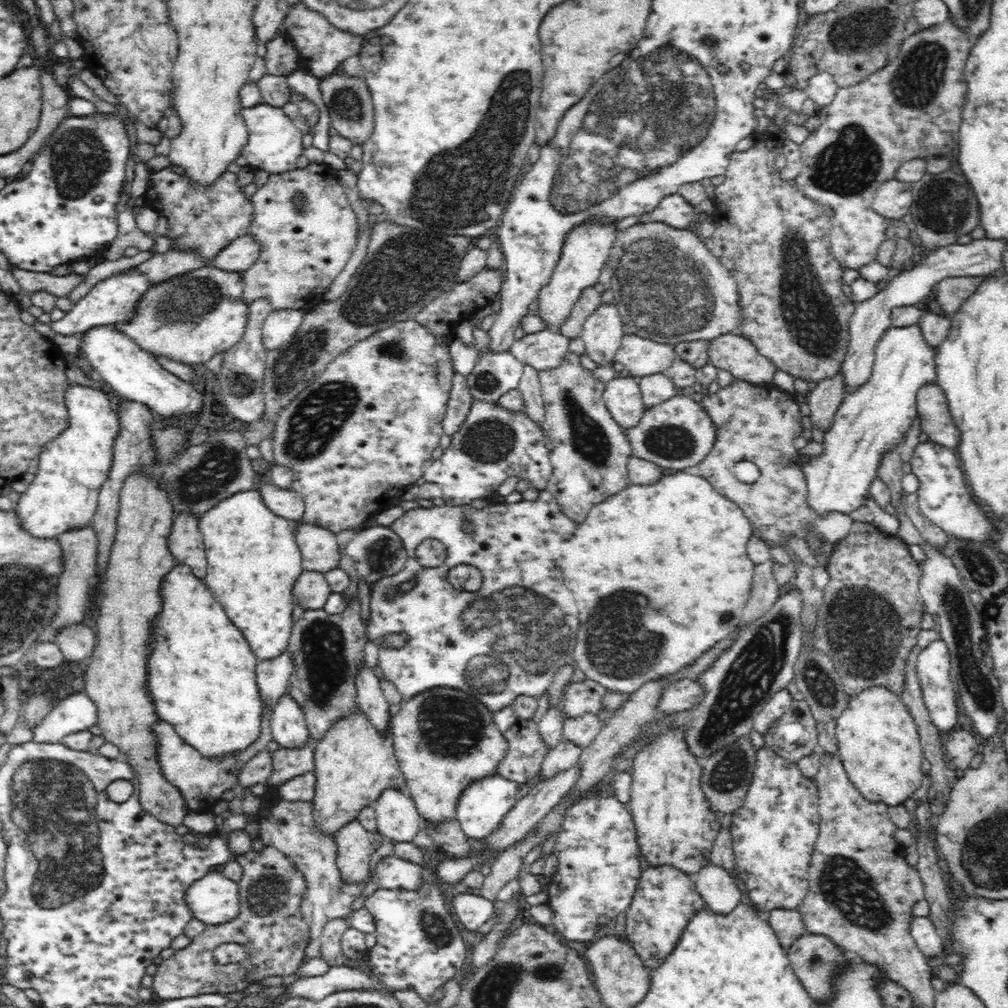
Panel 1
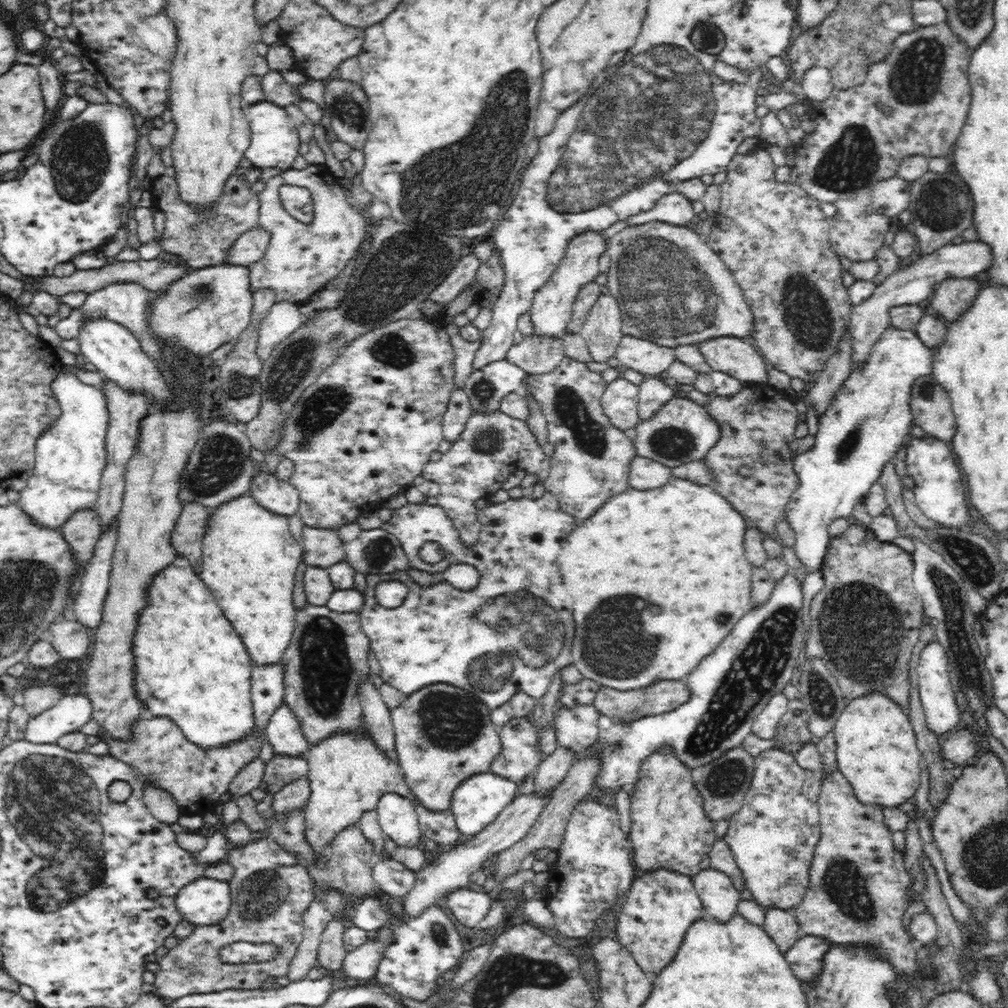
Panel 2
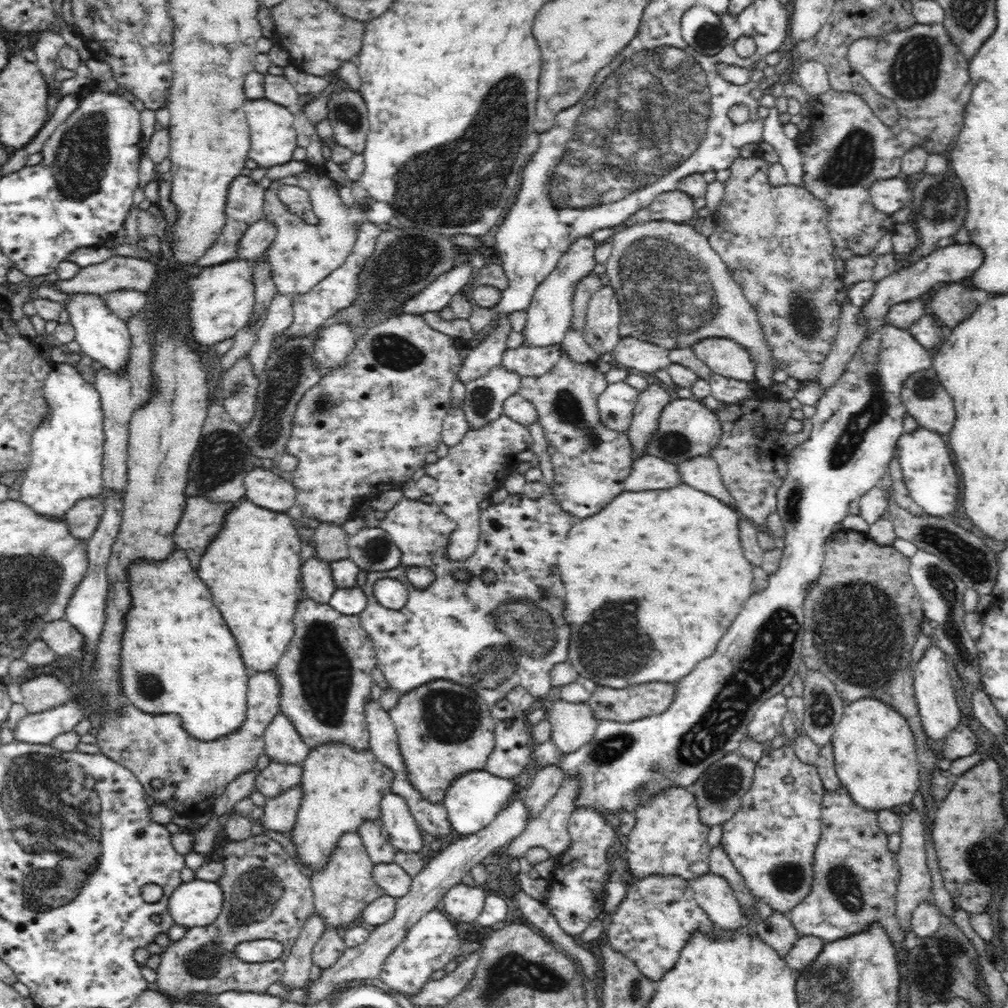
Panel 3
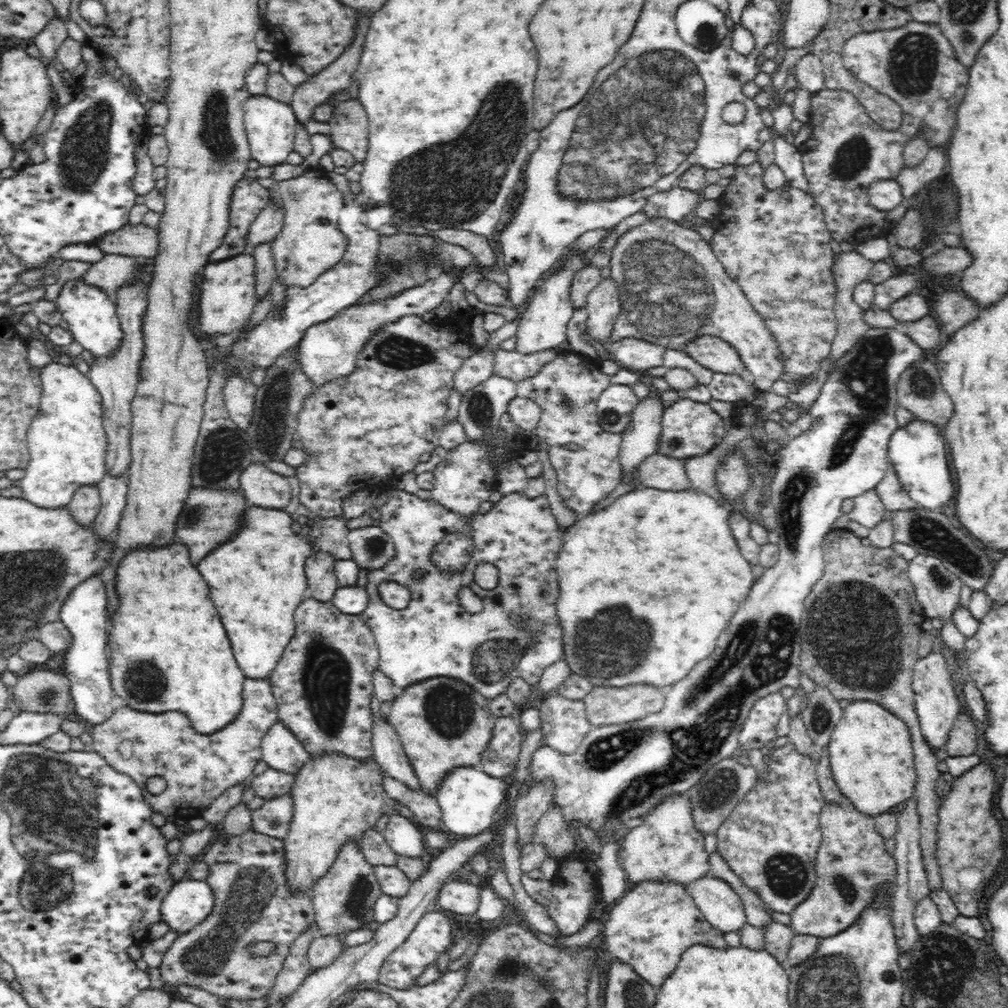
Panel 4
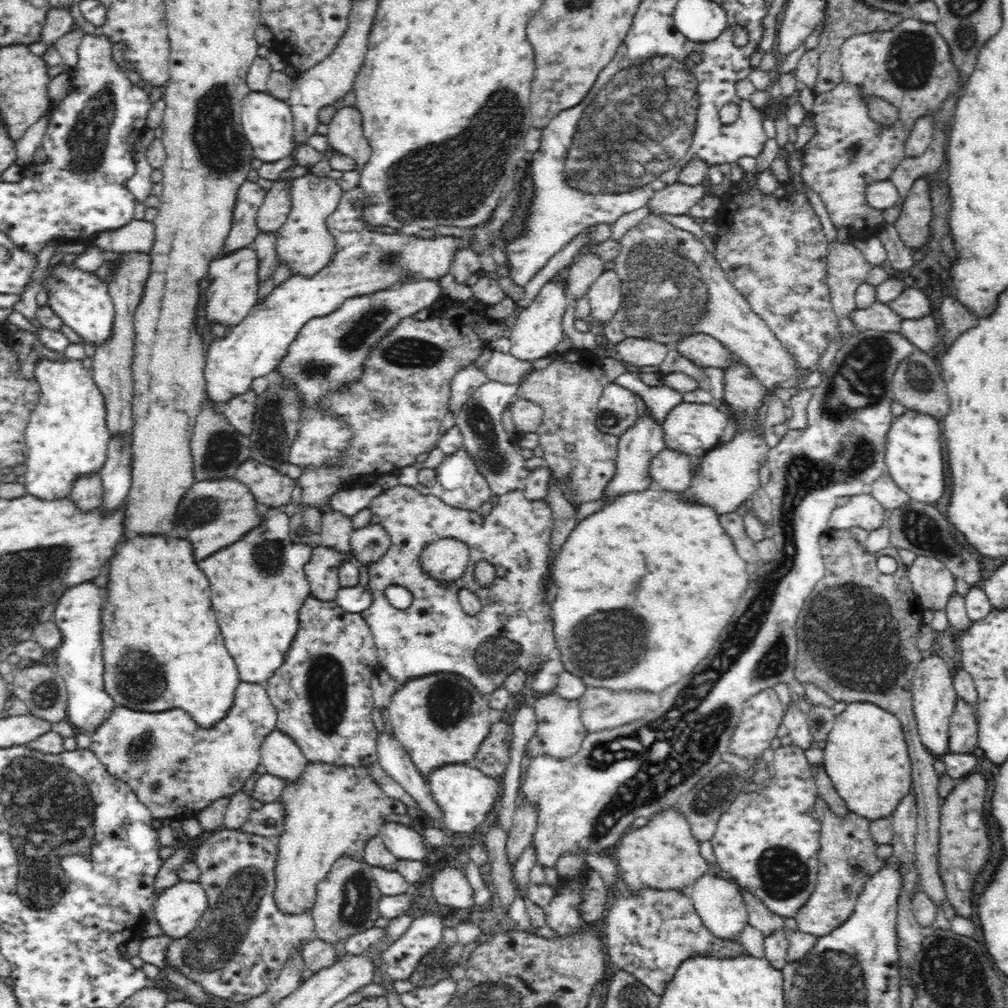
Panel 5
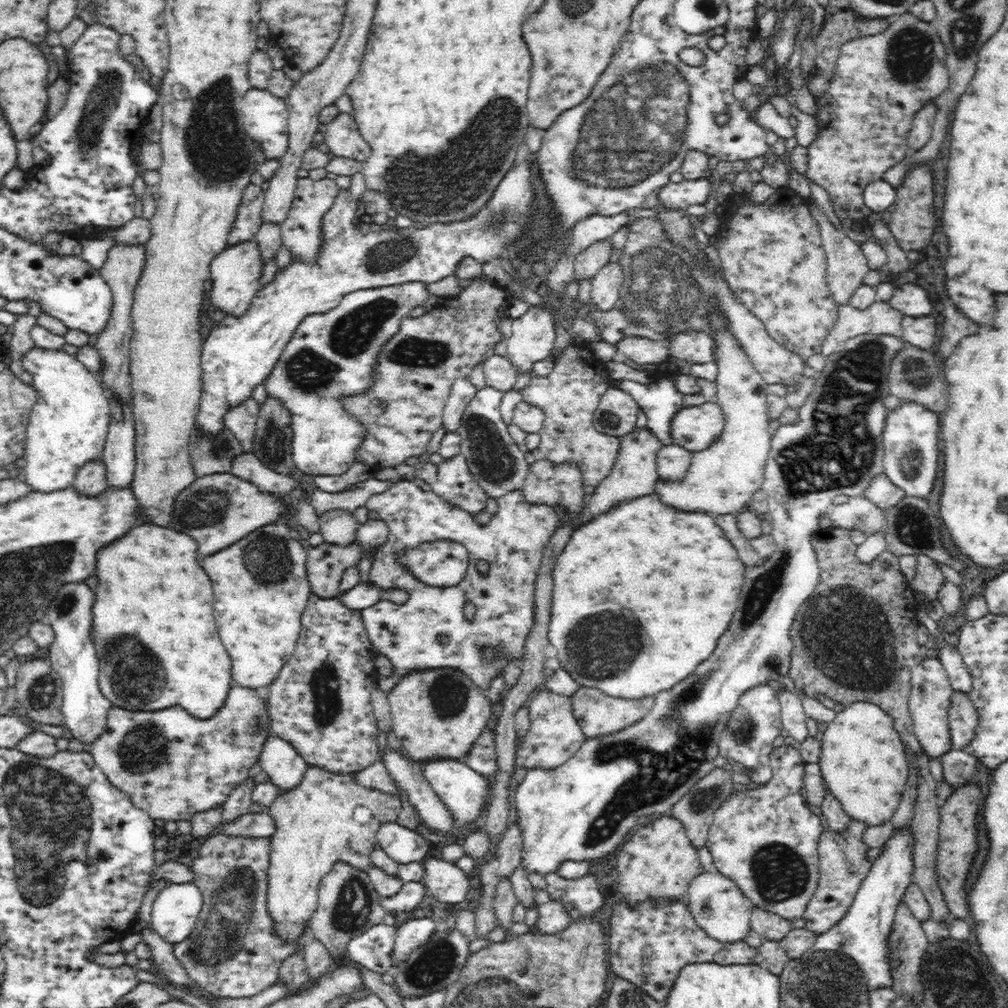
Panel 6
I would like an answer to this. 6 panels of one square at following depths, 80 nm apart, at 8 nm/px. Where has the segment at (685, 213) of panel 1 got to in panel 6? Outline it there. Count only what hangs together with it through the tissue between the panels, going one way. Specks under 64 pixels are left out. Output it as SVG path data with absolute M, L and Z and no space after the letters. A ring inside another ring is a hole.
M698 177L694 180L686 180L679 183L668 181L658 193L659 203L665 208L686 210L688 206L696 204L704 205L712 192L711 178Z

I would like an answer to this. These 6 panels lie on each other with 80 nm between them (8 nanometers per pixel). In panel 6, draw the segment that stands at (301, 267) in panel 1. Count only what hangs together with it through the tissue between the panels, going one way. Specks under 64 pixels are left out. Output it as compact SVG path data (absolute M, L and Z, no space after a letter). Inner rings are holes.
M310 177L299 178L293 198L293 204L288 217L280 224L280 237L282 245L290 249L292 259L300 259L306 263L313 263L321 253L322 244L322 218L326 212L334 206L334 200L339 187L334 179L327 177L320 180L312 180Z

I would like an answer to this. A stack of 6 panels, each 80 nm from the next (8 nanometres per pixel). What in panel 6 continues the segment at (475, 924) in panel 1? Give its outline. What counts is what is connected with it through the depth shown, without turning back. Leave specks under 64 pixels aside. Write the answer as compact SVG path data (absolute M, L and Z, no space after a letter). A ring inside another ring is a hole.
M431 857L424 860L422 866L422 882L430 898L448 904L458 904L466 900L466 894L471 889L470 880L466 872L456 864Z

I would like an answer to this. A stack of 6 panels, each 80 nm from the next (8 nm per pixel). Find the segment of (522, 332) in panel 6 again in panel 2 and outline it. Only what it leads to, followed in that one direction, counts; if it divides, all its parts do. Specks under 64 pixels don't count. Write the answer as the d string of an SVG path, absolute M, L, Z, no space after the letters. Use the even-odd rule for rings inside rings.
M586 230L582 234L576 234L566 246L564 258L560 260L559 265L548 279L546 284L542 285L536 291L533 298L531 309L529 310L531 322L534 327L535 336L544 338L562 337L566 330L567 323L572 315L572 306L579 290L586 284L594 282L596 276L600 273L598 270L598 258L607 250L608 240L593 230Z

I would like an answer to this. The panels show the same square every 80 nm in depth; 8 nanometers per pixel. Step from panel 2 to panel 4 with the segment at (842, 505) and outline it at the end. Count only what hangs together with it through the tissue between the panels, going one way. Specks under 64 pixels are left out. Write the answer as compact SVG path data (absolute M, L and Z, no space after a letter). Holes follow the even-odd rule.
M870 327L862 336L856 341L854 348L850 352L846 352L841 359L833 366L833 369L828 373L826 381L820 388L820 395L816 398L814 403L809 407L809 414L811 416L811 427L802 432L801 435L791 438L787 444L780 447L778 451L772 455L772 477L770 487L771 502L773 503L774 512L777 514L777 525L773 530L778 534L778 547L780 547L780 557L775 566L770 569L765 569L762 576L755 580L755 583L748 594L748 598L744 600L744 604L738 608L738 612L732 616L730 624L726 626L726 632L722 632L722 636L718 638L718 644L714 648L714 652L710 654L706 660L698 663L694 670L688 673L686 678L680 680L677 684L671 685L665 696L665 701L660 712L650 713L648 716L642 717L640 720L629 722L628 724L608 724L608 726L593 727L593 729L586 735L586 738L581 742L578 750L574 754L560 754L557 750L549 746L540 746L532 756L529 770L529 780L527 785L536 784L536 782L544 782L544 780L551 780L554 785L554 792L551 796L551 804L559 808L564 820L569 824L572 820L579 820L582 825L586 825L588 829L592 829L602 843L608 840L619 838L625 827L625 822L630 818L642 817L648 814L652 808L656 808L660 802L664 802L668 796L674 794L681 794L689 791L698 781L706 774L706 771L714 764L724 760L732 755L734 750L739 746L739 734L742 730L742 725L749 715L753 704L760 700L763 696L768 694L778 693L783 687L788 686L794 689L801 688L800 683L800 655L801 655L801 641L800 633L802 631L802 622L805 612L804 602L806 597L810 595L812 588L821 580L825 571L825 553L823 552L826 536L832 532L836 527L836 520L844 514L842 510L842 501L846 498L856 498L865 492L873 490L875 486L884 478L887 468L889 466L888 445L890 437L894 431L899 427L896 421L896 409L899 406L897 399L897 382L899 376L915 362L926 359L924 350L916 344L900 327L897 328L872 328Z

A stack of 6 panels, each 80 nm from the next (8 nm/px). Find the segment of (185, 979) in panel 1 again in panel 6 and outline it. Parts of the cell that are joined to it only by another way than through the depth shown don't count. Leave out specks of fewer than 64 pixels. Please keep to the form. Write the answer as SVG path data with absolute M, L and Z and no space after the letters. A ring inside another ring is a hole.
M219 831L216 833L207 836L205 842L201 846L201 849L198 852L198 857L194 858L192 862L191 869L194 873L193 883L200 889L200 892L203 896L203 905L200 914L198 915L198 920L193 933L178 944L173 945L174 956L182 963L182 966L186 969L188 975L199 984L199 986L204 988L206 992L214 994L215 997L223 996L224 998L242 998L249 997L266 990L270 985L277 982L278 971L280 970L280 965L282 960L287 956L290 956L294 951L300 951L306 943L310 940L313 940L313 932L308 924L304 928L304 932L300 934L300 938L296 942L288 942L284 944L285 940L281 940L275 932L273 932L273 922L271 916L268 914L267 909L267 870L269 865L269 852L270 852L270 838L248 838L248 837L228 837L224 834L221 834Z

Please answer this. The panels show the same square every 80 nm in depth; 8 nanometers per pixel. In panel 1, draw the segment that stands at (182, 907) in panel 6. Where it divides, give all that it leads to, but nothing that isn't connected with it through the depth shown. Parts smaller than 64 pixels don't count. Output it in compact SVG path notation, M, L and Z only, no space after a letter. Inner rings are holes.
M212 871L187 888L185 903L194 919L205 925L218 925L238 916L239 896L235 880Z

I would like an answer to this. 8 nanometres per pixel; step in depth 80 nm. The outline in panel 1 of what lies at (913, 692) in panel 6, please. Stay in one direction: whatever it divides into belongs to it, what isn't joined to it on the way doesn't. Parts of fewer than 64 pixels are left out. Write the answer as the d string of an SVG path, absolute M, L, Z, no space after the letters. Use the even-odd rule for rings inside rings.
M940 639L919 651L917 675L930 718L938 730L952 731L958 720L954 686L950 679L950 657L946 643Z

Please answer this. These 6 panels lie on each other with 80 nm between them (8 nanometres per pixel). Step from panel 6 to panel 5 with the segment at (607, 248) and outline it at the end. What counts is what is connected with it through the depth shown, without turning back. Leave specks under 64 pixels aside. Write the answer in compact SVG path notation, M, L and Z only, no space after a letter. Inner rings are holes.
M594 252L582 254L582 256L577 255L566 269L568 272L567 296L578 300L586 295L590 286L605 271L604 263L604 260Z

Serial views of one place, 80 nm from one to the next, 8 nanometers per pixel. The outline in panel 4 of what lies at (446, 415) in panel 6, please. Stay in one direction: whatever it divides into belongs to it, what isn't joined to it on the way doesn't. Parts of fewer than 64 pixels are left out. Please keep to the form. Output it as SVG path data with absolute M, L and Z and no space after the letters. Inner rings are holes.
M483 345L472 356L468 356L454 375L453 388L463 395L470 388L488 380L493 375L495 352Z

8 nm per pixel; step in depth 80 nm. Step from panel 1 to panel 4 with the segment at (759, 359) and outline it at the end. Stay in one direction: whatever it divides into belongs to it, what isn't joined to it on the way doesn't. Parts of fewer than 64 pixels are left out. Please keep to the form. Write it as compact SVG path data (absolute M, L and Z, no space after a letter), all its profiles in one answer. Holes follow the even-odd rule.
M702 335L687 342L684 353L714 373L747 376L746 368L732 344L712 335Z

